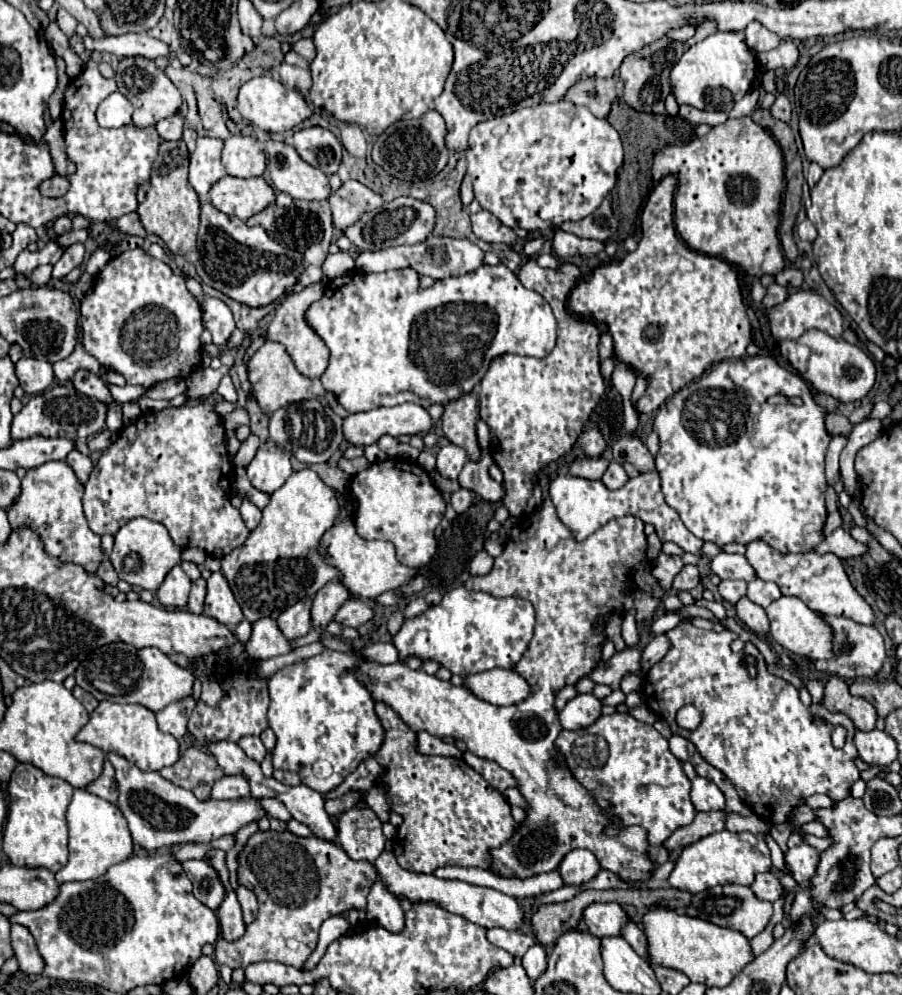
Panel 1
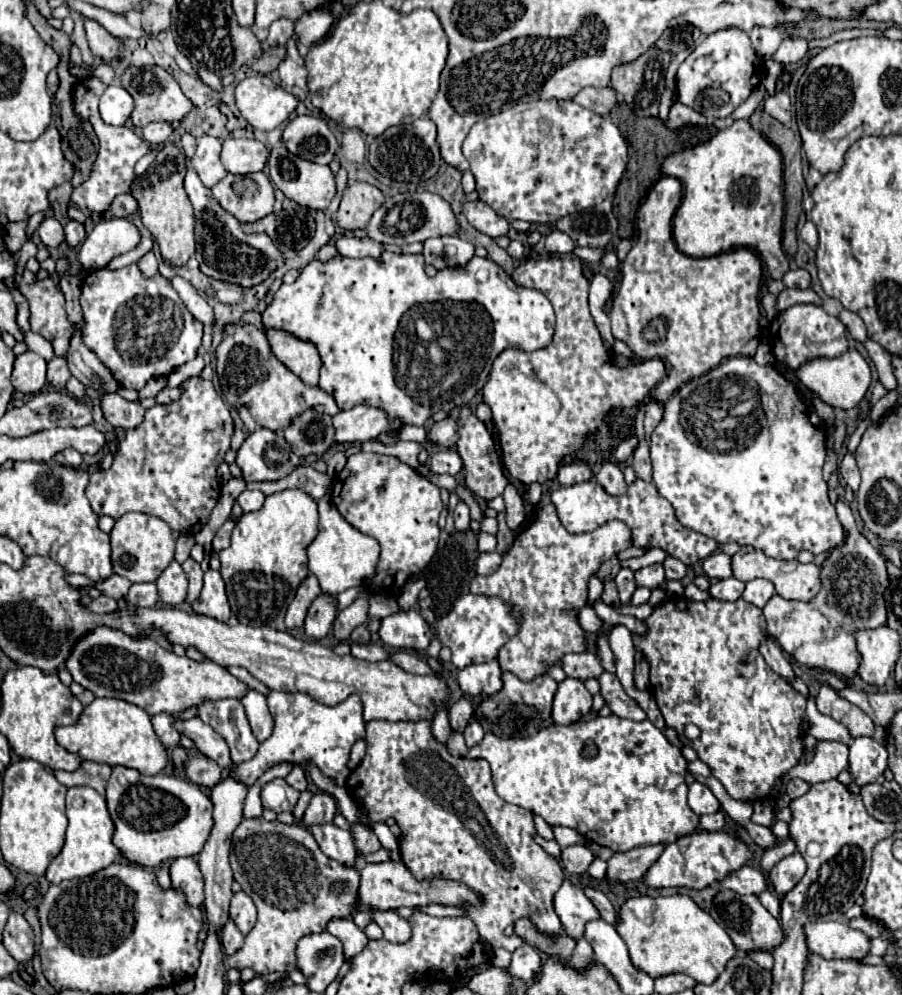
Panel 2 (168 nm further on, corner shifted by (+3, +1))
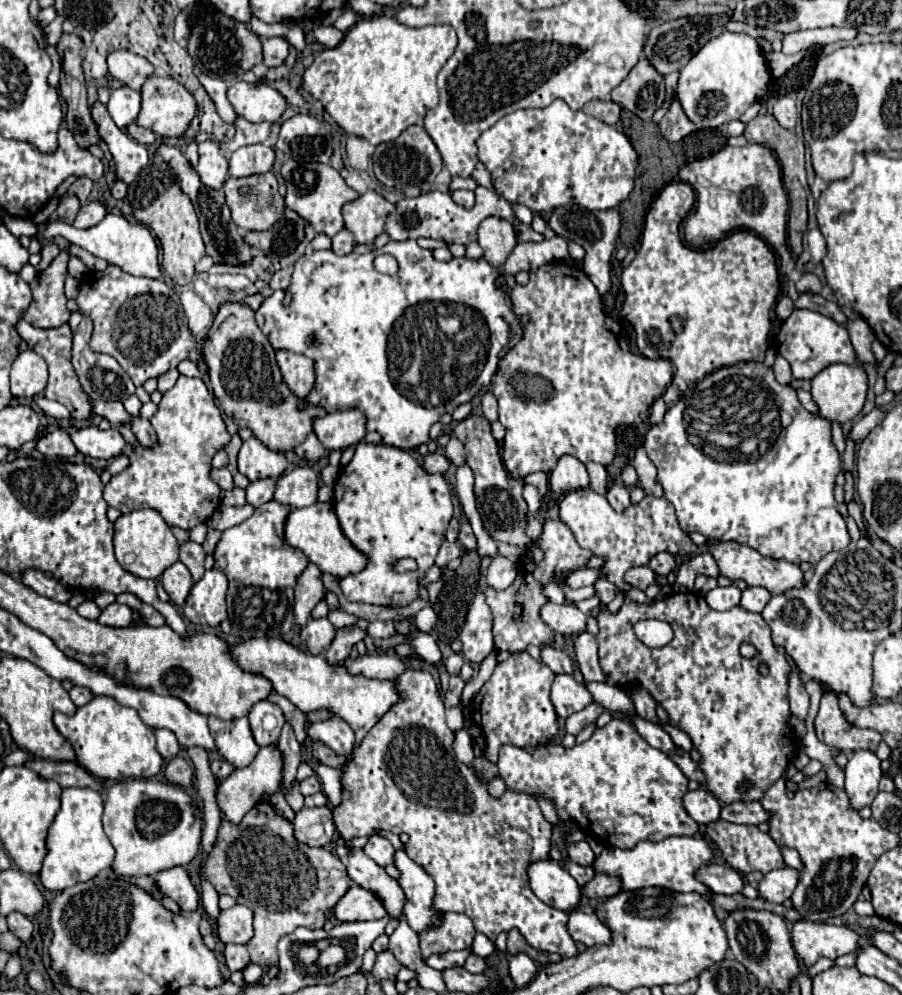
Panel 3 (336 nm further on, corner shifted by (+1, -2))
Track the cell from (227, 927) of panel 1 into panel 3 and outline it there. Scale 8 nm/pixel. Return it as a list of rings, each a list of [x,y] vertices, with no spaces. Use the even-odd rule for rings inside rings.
[[[226,944],[226,964],[230,968],[230,972],[234,970],[244,970],[248,964],[250,964],[250,958],[248,958],[248,950],[244,944]]]

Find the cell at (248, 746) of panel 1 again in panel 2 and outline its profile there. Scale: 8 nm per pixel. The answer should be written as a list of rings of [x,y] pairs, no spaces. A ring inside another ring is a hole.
[[[238,699],[206,701],[198,709],[198,717],[208,723],[230,747],[230,757],[234,765],[252,759],[260,747],[250,731],[244,707]]]

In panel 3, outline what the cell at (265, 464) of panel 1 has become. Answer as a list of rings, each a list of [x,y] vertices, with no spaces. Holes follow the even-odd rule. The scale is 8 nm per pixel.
[[[256,436],[248,438],[238,452],[238,470],[250,482],[262,478],[278,478],[286,472],[288,466],[290,460],[286,458],[286,452],[274,452],[266,448]]]

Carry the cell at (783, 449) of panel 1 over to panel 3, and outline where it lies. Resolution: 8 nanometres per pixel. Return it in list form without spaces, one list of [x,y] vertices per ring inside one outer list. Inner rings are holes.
[[[744,362],[724,366],[722,372],[712,372],[698,382],[698,388],[714,388],[718,380],[726,380],[730,372],[742,372],[742,376],[762,376],[770,384],[770,392],[778,392],[784,400],[784,408],[792,414],[792,422],[786,428],[786,438],[774,452],[766,452],[762,460],[732,462],[712,460],[706,466],[706,454],[698,452],[686,438],[684,412],[686,400],[678,400],[668,408],[664,422],[648,430],[644,448],[658,468],[658,480],[664,488],[664,476],[672,476],[674,488],[664,488],[664,496],[674,504],[680,528],[688,534],[700,532],[722,542],[738,542],[758,550],[764,556],[776,560],[788,560],[794,564],[810,562],[816,566],[822,556],[832,550],[844,550],[850,544],[846,522],[836,510],[834,480],[842,470],[840,454],[832,444],[830,422],[806,412],[796,398],[794,390],[774,380],[774,372],[762,362]],[[694,456],[702,456],[706,472],[690,472]]]

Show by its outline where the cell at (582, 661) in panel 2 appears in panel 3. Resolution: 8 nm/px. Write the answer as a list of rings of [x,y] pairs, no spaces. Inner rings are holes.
[[[546,646],[542,648],[542,662],[554,672],[554,674],[572,674],[576,668],[576,662],[570,654],[566,654],[560,648]]]

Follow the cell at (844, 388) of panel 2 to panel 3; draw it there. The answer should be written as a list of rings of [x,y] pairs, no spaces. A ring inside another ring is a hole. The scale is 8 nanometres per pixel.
[[[830,364],[812,378],[812,398],[818,404],[820,416],[826,420],[846,422],[860,414],[868,390],[868,376],[860,364]]]

